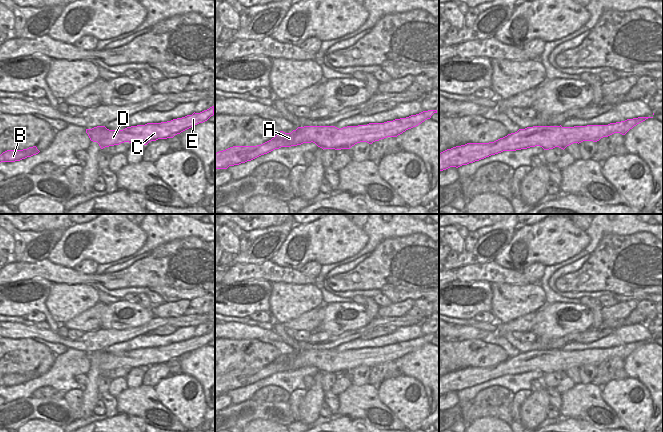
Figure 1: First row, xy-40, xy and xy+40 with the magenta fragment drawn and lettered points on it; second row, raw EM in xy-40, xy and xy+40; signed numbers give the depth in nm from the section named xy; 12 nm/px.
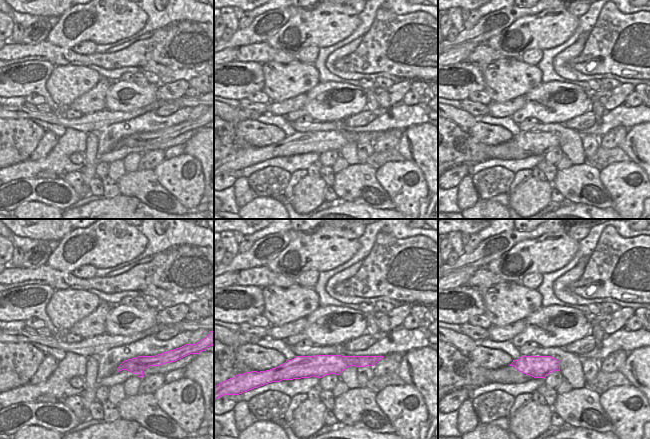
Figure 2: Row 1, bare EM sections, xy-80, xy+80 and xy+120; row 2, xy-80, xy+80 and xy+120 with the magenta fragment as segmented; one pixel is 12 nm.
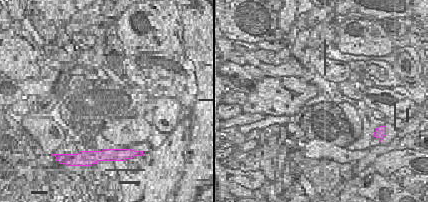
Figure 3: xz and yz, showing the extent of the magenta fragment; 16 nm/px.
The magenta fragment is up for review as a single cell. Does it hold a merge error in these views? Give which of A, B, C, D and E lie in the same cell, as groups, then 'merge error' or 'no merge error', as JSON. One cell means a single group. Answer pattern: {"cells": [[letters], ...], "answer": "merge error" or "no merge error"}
{"cells": [["A", "B", "C", "D", "E"]], "answer": "no merge error"}

